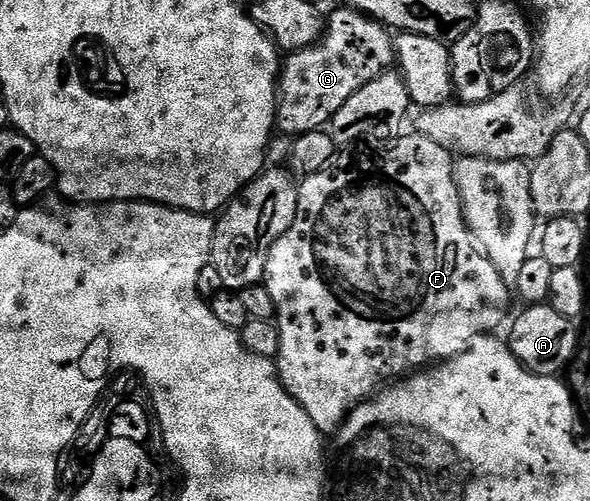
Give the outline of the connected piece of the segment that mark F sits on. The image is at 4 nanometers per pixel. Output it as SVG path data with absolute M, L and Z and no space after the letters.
M402 135L392 147L385 150L390 152L383 153L378 160L372 160L369 156L341 154L319 174L304 177L297 189L295 222L289 227L287 234L283 234L283 238L279 238L275 246L271 246L271 254L267 258L263 283L267 294L271 294L271 299L275 302L275 323L277 333L281 336L279 354L275 361L277 375L281 378L282 386L291 394L291 398L295 398L295 402L299 402L299 406L307 410L311 422L315 422L322 434L336 433L349 417L349 413L358 404L370 399L386 382L416 373L426 366L436 365L467 351L469 345L480 336L496 333L496 328L501 323L504 325L510 315L510 285L505 284L503 278L499 278L499 270L491 266L484 252L475 250L469 227L465 224L465 212L461 209L461 195L453 173L454 157L440 144L425 136L410 135Z

